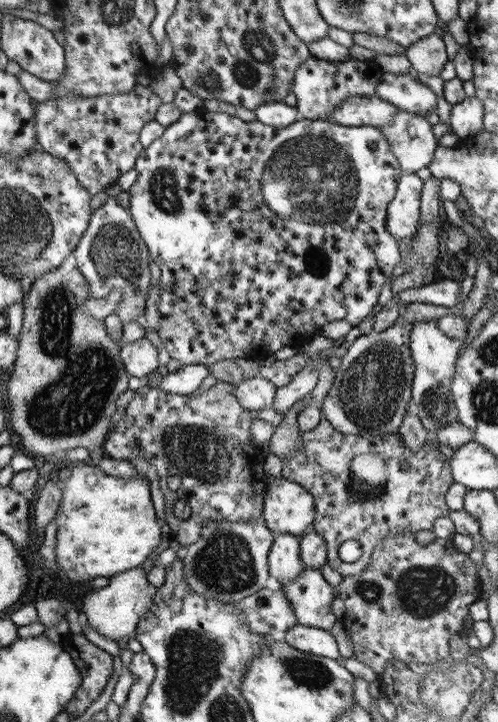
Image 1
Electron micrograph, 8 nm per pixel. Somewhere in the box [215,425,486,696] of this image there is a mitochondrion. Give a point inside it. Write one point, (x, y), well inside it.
(423, 591)

